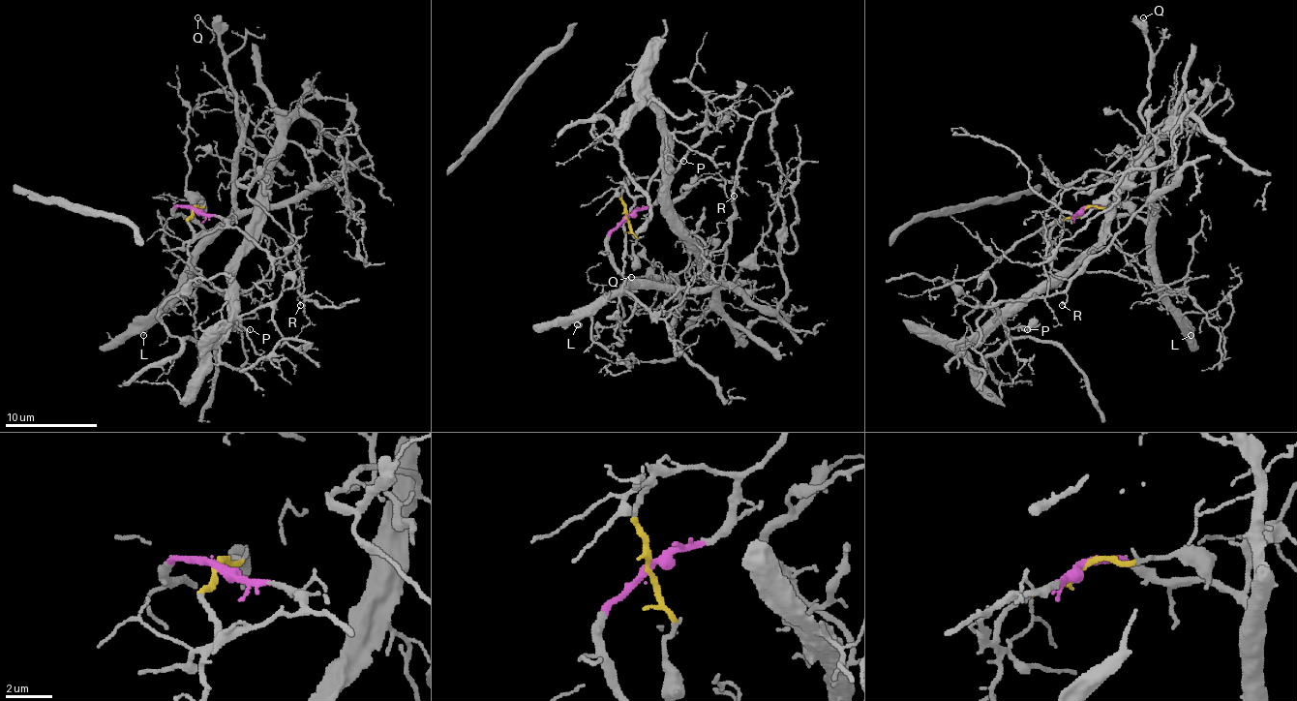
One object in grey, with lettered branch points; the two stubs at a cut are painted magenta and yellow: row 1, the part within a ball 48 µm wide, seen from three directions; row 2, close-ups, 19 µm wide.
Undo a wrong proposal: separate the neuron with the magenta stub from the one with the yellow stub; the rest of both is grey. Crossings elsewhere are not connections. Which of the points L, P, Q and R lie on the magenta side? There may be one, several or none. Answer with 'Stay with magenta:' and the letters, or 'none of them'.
Stay with magenta: L, Q, R

